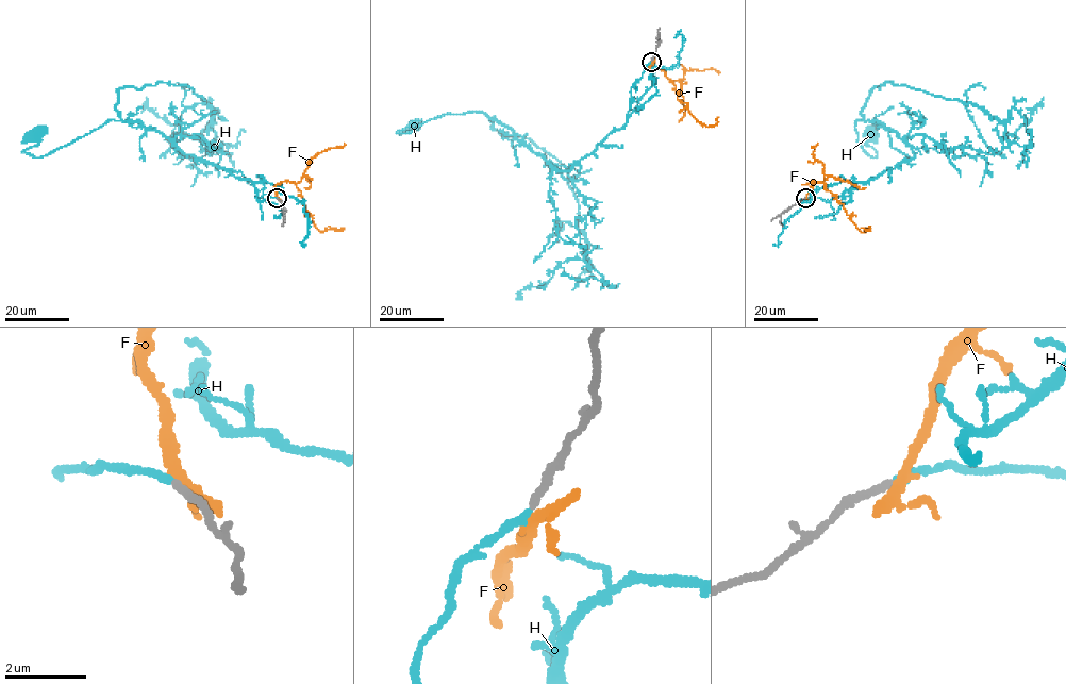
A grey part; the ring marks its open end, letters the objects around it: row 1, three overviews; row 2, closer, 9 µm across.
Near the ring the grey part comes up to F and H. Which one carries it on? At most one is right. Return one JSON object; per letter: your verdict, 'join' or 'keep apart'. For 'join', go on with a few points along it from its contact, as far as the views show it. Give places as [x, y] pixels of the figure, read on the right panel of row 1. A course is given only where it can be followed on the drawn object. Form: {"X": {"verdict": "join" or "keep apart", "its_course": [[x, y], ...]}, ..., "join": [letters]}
{"F": {"verdict": "keep apart"}, "H": {"verdict": "join", "its_course": [[805, 198], [829, 201], [915, 155], [892, 129], [858, 119], [869, 155], [868, 132]]}, "join": ["H"]}

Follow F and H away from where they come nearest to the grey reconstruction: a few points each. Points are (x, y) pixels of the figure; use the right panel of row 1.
F: (805, 198), (813, 181), (821, 182), (861, 232), (870, 229), (861, 227)
H: (805, 198), (829, 201), (915, 155), (892, 129), (858, 119), (869, 155), (868, 132)

